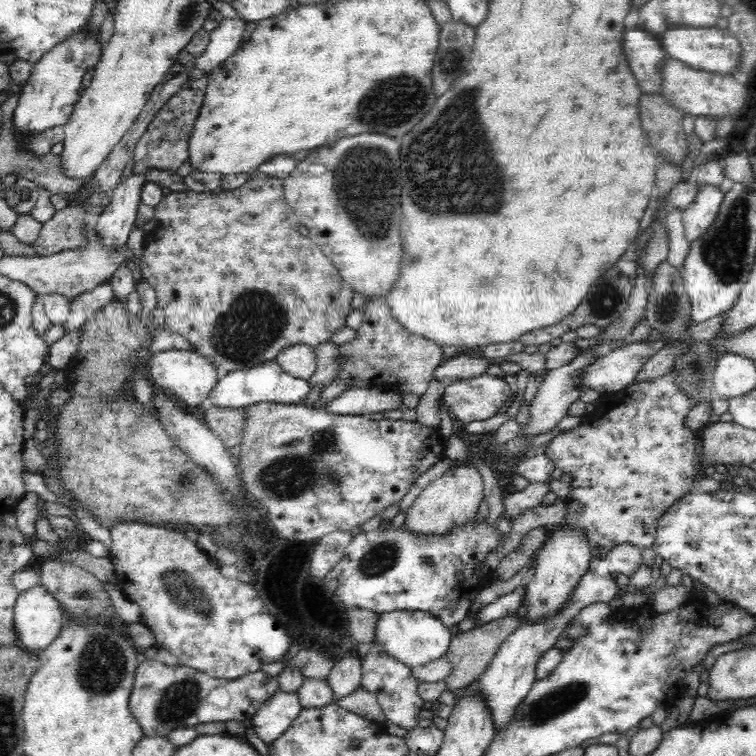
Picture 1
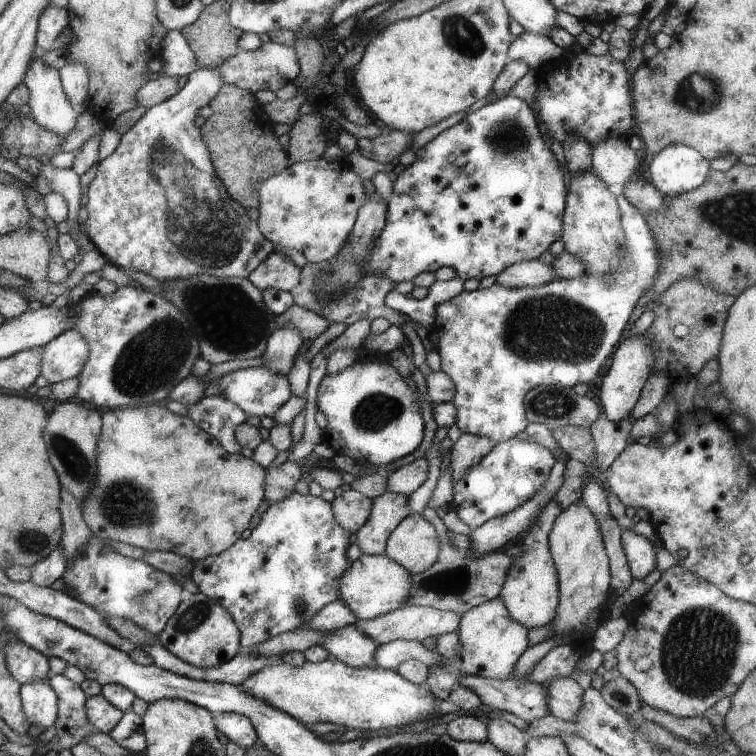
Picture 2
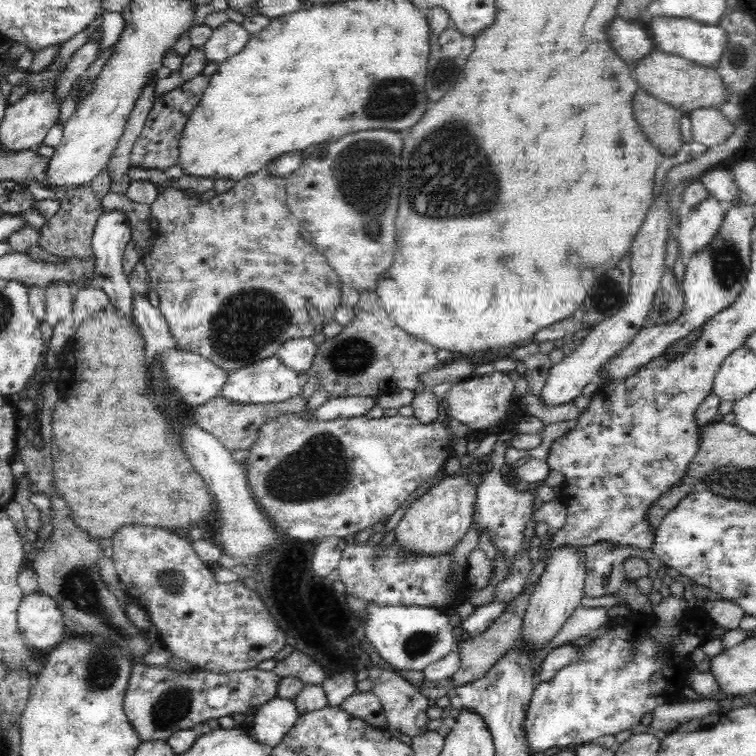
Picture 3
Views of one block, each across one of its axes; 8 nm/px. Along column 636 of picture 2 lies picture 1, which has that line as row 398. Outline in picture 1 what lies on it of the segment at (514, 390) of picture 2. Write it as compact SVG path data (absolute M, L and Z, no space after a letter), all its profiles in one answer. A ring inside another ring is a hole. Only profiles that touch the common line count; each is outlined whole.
M275 359L268 360L254 368L242 368L219 377L216 386L209 392L213 406L219 408L241 408L258 403L296 404L306 396L308 382L288 374Z

